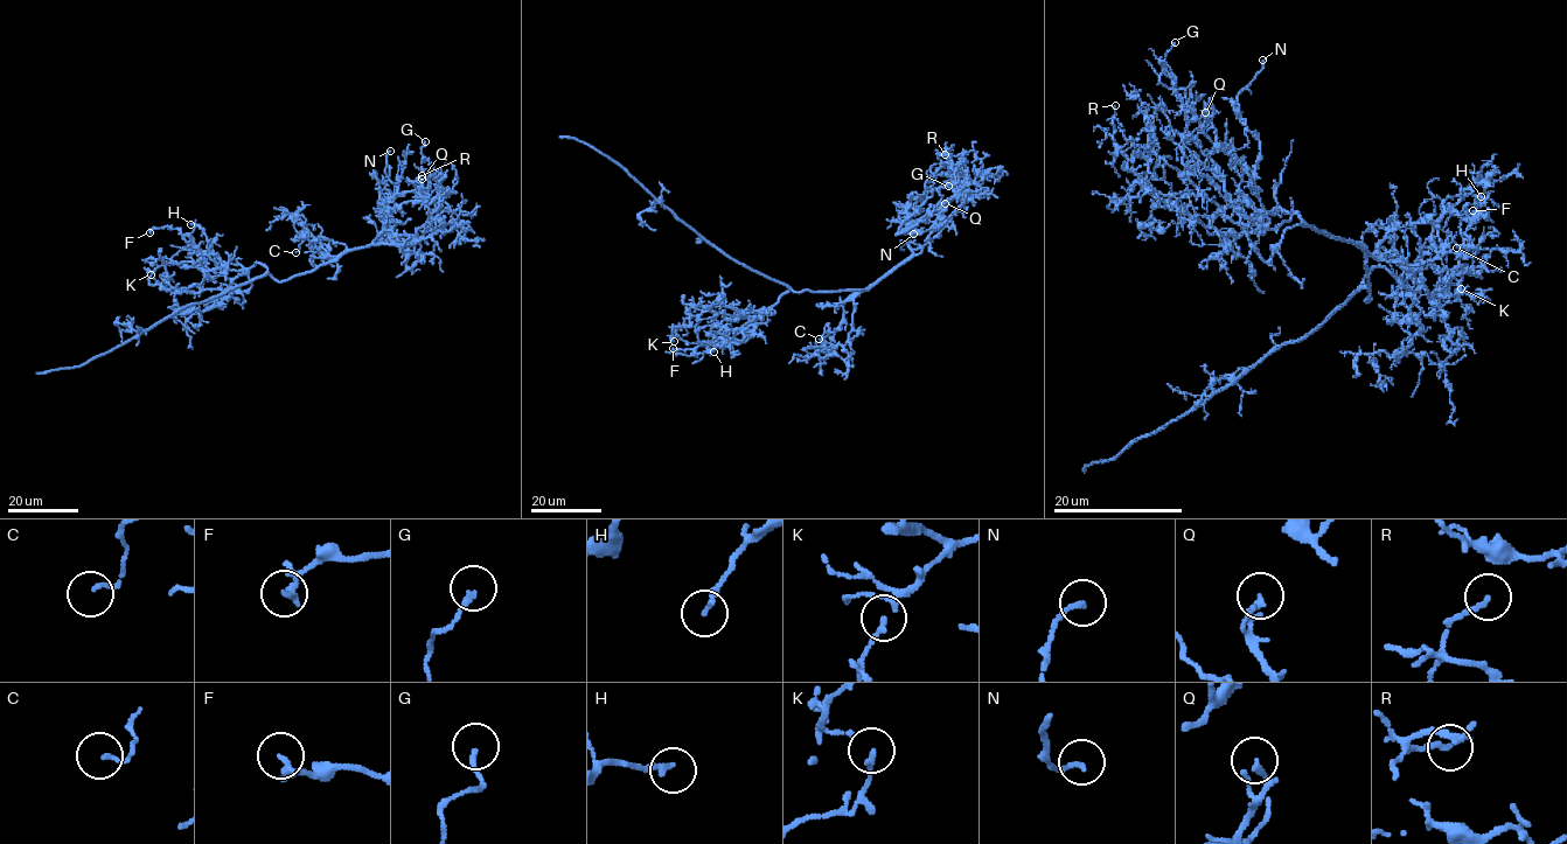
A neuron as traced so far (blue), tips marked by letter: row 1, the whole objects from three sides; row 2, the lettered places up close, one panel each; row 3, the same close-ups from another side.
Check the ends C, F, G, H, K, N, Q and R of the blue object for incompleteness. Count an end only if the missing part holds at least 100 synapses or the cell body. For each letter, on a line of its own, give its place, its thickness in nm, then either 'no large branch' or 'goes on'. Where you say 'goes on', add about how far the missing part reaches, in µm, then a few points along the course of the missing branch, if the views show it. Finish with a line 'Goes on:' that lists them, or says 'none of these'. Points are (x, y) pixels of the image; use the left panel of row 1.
C: at (296, 252); 110 nm thick; no large branch
F: at (150, 232); 170 nm thick; no large branch
G: at (425, 141); 160 nm thick; no large branch
H: at (190, 224); 200 nm thick; no large branch
K: at (151, 274); 170 nm thick; no large branch
N: at (390, 151); 160 nm thick; no large branch
Q: at (422, 179); 120 nm thick; no large branch
R: at (422, 175); 180 nm thick; no large branch
Goes on: none of these

